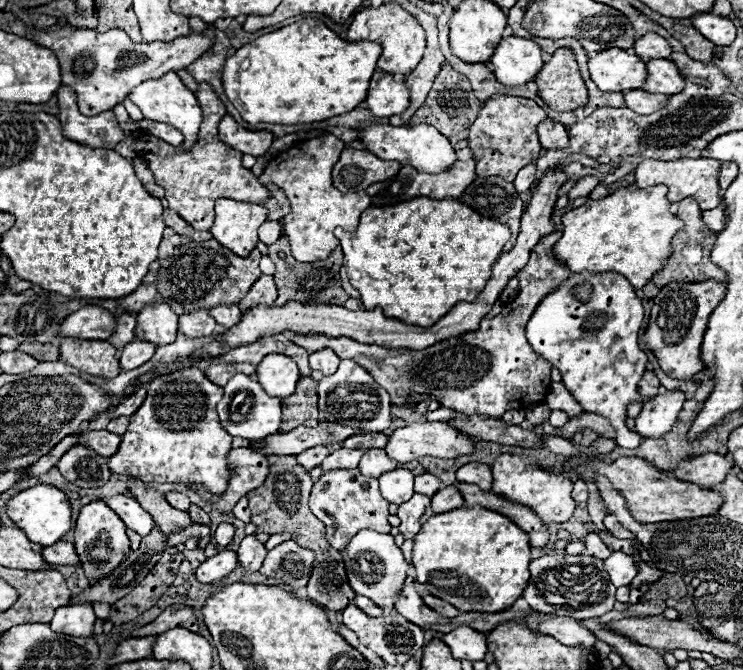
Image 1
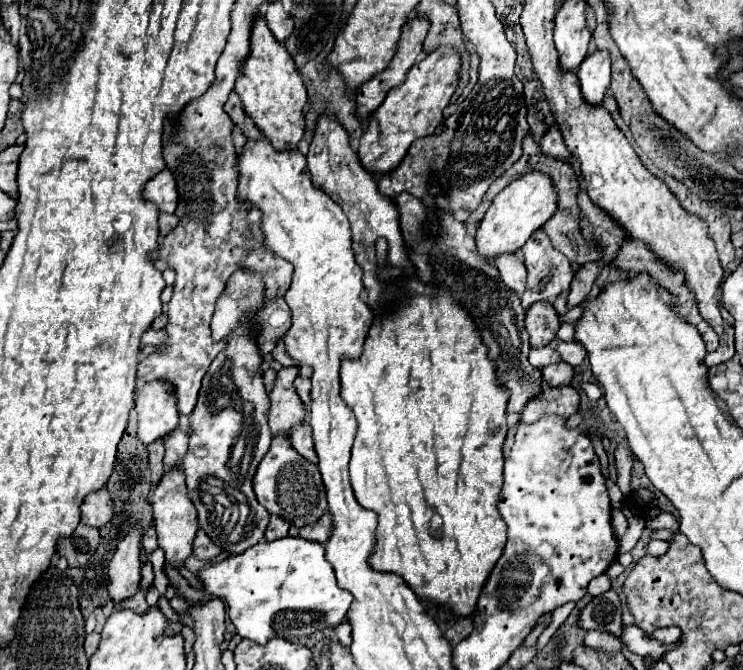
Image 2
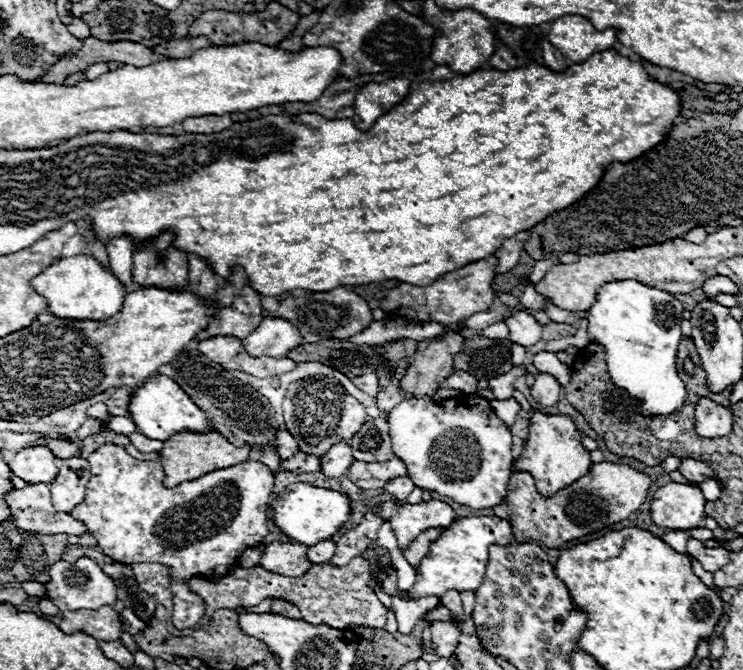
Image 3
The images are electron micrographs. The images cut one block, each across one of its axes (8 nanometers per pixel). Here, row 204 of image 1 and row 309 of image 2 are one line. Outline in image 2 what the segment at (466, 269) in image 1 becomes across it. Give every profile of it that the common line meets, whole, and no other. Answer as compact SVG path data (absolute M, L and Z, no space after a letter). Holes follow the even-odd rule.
M408 248L408 258L414 270L414 276L424 282L432 284L436 292L432 296L424 294L410 294L410 296L400 296L396 308L390 314L380 314L374 316L372 326L368 328L366 340L364 340L364 350L360 358L344 358L340 366L340 382L342 382L342 398L344 402L352 408L358 420L358 434L352 446L352 458L350 458L350 482L356 500L360 506L366 510L376 512L378 516L378 528L376 528L376 544L374 550L368 558L368 566L372 566L378 572L392 572L404 578L404 582L414 590L414 594L432 606L438 606L446 612L450 612L454 618L466 618L474 612L480 590L484 588L484 582L488 580L488 574L492 572L494 564L502 556L504 544L506 544L506 524L502 522L496 500L500 496L500 486L502 486L502 466L504 466L504 456L502 456L502 446L506 438L506 404L510 394L504 390L504 386L496 378L496 362L488 358L488 348L482 344L482 338L476 330L476 324L472 322L470 314L456 302L452 292L446 292L442 284L434 276L434 268L428 264L428 256L418 254Z

